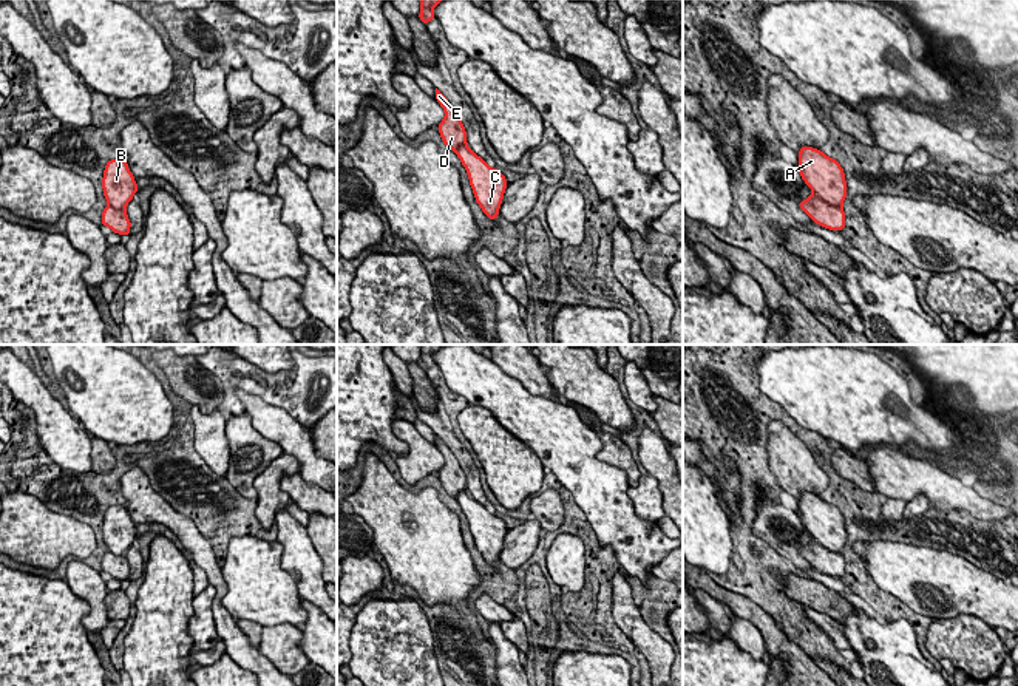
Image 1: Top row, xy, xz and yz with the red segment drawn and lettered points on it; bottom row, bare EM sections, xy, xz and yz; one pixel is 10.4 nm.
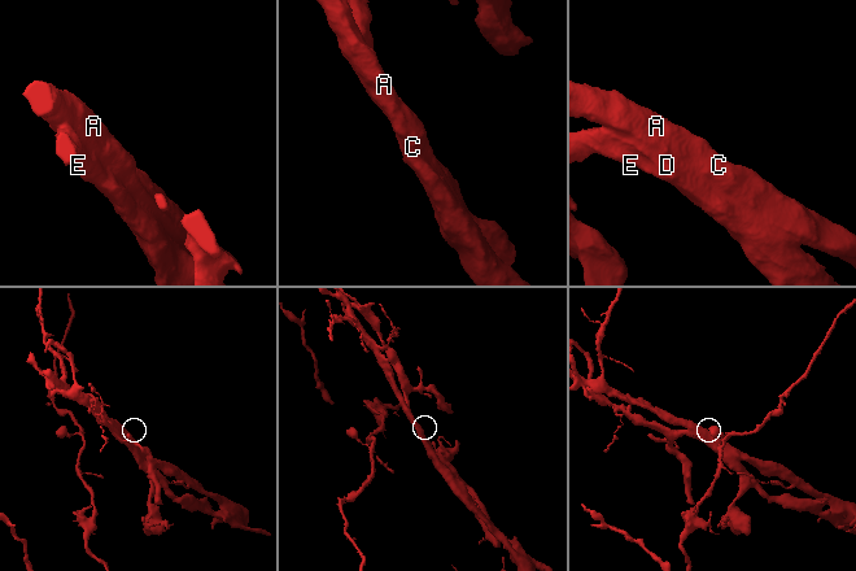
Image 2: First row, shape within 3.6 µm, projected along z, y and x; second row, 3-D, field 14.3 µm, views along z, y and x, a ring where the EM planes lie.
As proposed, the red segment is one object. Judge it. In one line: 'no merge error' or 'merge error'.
merge error

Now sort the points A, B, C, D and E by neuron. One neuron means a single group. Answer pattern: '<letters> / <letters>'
A B C / D E

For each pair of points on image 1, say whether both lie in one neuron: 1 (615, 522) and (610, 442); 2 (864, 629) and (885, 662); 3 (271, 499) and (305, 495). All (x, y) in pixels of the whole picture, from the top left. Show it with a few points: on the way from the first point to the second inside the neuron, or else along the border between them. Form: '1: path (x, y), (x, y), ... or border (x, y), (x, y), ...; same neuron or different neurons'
1: border (598, 438), (597, 456), (621, 468), (629, 485); different neurons
2: path (873, 634), (885, 646), (885, 652); same neuron
3: border (298, 472), (283, 476), (280, 482), (291, 501); different neurons

